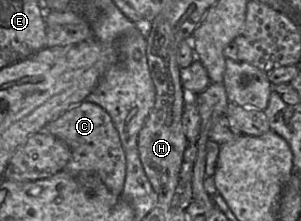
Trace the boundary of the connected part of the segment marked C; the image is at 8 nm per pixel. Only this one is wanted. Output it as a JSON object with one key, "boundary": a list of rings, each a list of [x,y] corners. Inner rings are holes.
{"boundary":[[[83,101],[46,125],[44,131],[65,142],[71,150],[71,158],[63,171],[75,179],[82,172],[93,173],[114,195],[122,194],[126,176],[125,152],[111,116],[100,105]]]}

